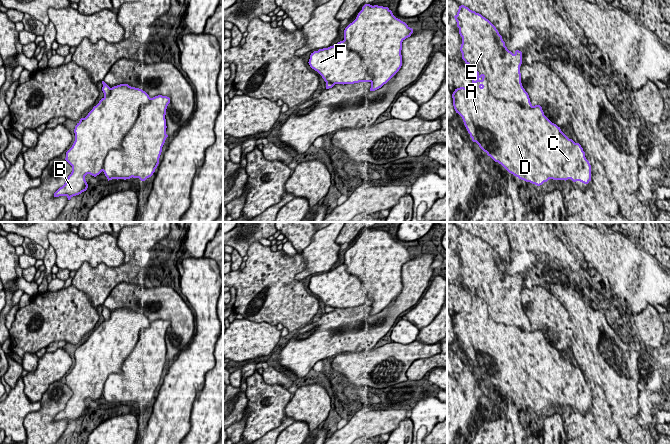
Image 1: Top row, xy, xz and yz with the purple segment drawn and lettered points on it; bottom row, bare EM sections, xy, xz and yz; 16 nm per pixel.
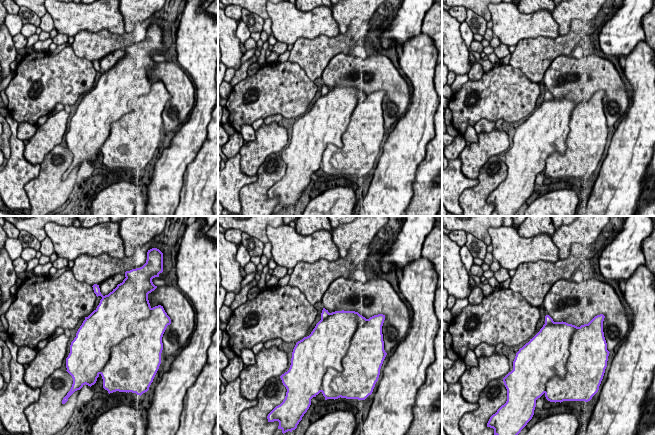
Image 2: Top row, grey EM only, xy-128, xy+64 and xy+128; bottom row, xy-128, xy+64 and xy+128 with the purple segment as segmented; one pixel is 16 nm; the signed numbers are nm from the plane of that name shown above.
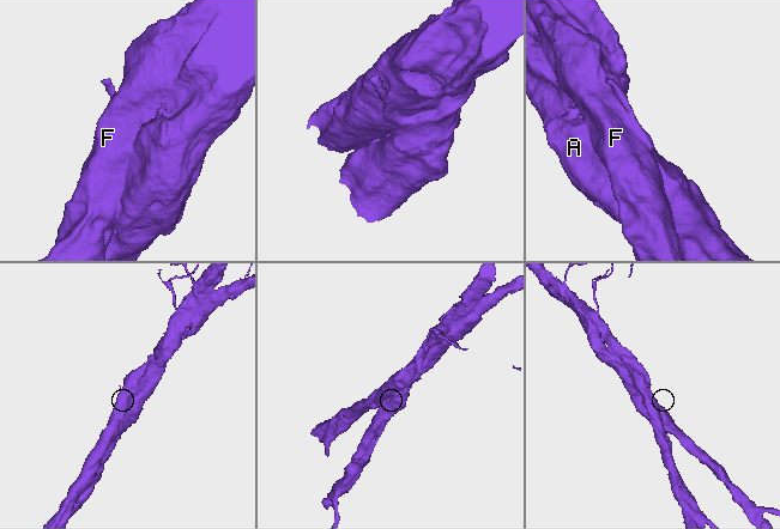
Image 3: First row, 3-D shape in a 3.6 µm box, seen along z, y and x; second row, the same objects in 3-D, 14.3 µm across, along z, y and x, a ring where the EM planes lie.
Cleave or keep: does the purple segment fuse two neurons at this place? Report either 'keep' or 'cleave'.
cleave

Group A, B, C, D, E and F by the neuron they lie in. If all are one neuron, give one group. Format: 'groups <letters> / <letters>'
groups A C D / B E F

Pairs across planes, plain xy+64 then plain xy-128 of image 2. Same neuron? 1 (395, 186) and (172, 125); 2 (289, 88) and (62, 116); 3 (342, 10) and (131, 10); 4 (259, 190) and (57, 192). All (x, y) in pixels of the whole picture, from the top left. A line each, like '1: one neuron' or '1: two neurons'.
1: two neurons
2: two neurons
3: one neuron
4: one neuron

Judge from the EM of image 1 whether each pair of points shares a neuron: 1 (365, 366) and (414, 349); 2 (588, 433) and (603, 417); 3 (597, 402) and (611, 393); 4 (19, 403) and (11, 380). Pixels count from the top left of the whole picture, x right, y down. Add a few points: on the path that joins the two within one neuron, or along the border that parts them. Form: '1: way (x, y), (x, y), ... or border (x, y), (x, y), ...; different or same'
1: way (377, 361), (392, 354), (402, 354); same
2: border (593, 421), (602, 433); different
3: border (590, 379), (601, 388), (604, 399), (609, 407); different
4: border (21, 376), (12, 388); different

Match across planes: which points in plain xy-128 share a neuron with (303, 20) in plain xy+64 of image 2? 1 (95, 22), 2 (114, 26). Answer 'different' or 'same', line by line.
1: same
2: same

